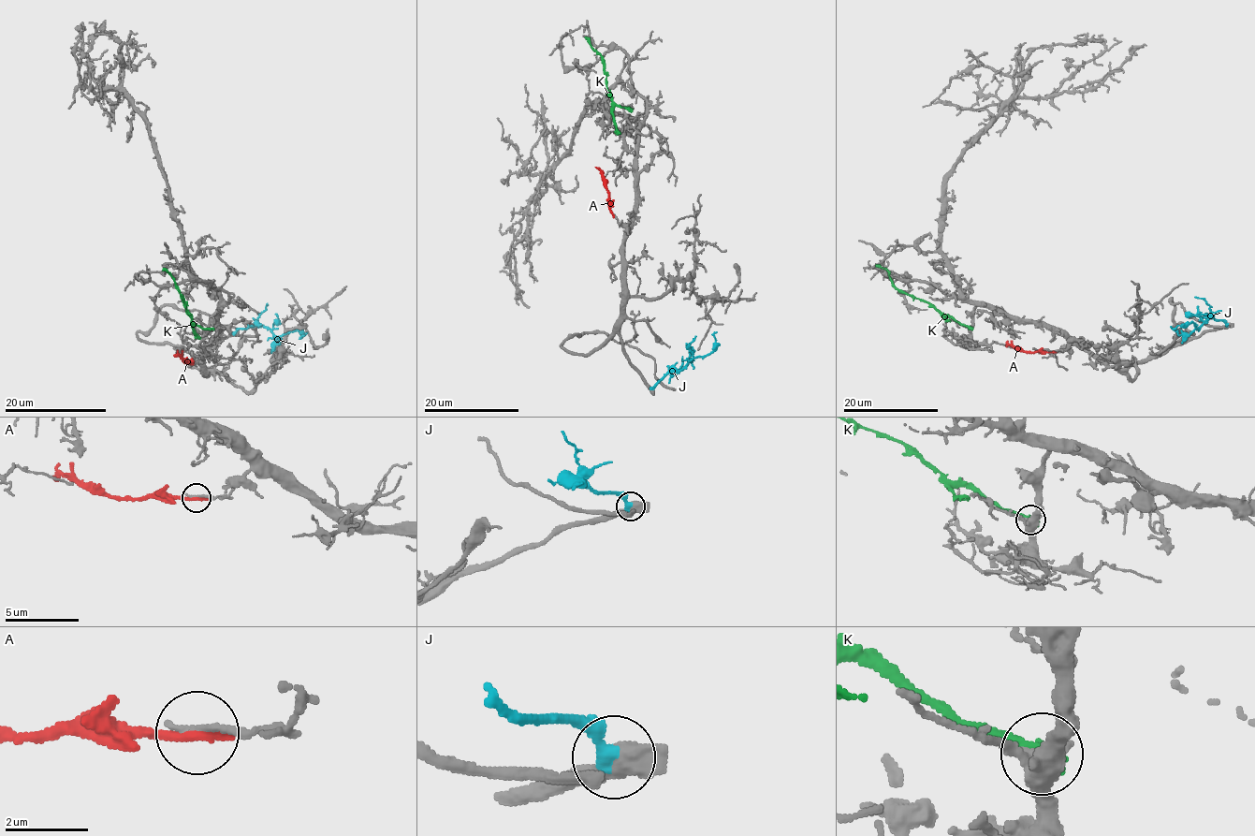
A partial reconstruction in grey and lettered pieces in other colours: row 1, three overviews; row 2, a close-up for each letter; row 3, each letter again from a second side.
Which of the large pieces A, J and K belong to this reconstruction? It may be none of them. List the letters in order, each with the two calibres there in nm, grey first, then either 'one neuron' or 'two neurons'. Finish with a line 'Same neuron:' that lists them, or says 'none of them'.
A: 160/320 nm | two neurons
J: 750/460 nm | one neuron
K: 220/480 nm | two neurons
Same neuron: J

